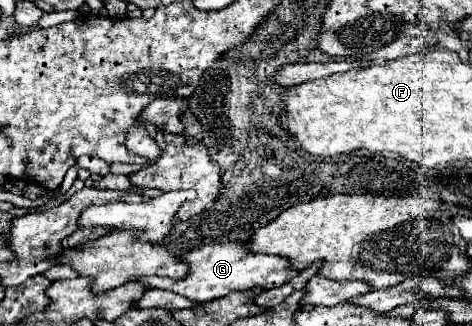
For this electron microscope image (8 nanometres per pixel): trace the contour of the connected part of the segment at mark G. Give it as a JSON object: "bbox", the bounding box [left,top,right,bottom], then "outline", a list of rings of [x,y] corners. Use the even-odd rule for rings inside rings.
{"bbox":[140,243,298,303],"outline":[[[222,243],[222,245],[206,245],[194,251],[188,251],[182,255],[182,259],[190,265],[190,273],[182,281],[166,279],[166,277],[146,277],[140,281],[146,281],[146,285],[154,289],[172,291],[178,295],[184,295],[196,303],[212,301],[226,297],[232,291],[246,291],[246,289],[272,289],[278,285],[284,285],[286,281],[292,281],[298,271],[292,267],[292,263],[286,257],[278,255],[264,255],[264,253],[252,253],[242,243]]]}

